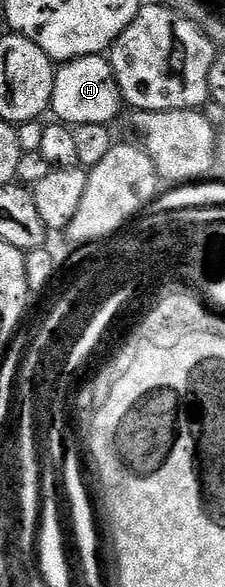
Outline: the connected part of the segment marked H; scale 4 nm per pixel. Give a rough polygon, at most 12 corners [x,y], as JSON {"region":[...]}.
{"region":[[107,55],[56,69],[59,123],[111,125],[122,109]]}

